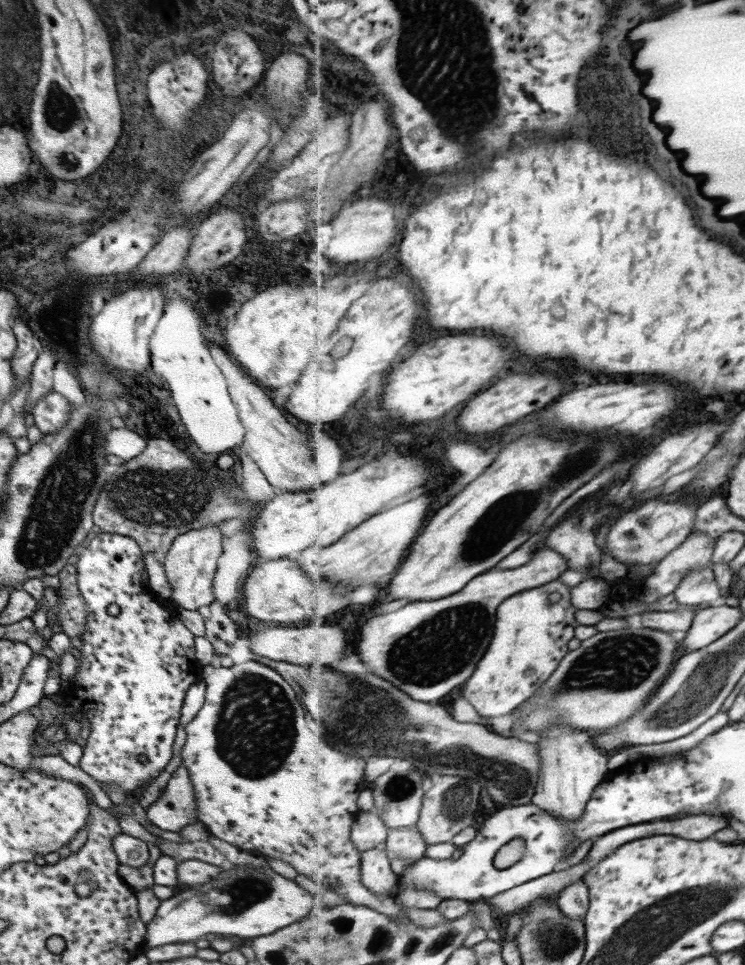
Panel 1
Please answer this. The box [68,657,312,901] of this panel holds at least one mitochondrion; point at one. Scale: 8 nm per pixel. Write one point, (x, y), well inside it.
(255, 728)

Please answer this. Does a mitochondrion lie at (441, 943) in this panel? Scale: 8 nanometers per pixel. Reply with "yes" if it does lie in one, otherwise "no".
no

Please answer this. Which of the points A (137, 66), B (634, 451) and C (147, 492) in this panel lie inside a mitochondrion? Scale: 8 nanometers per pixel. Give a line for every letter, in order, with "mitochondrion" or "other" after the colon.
A: other
B: other
C: mitochondrion

